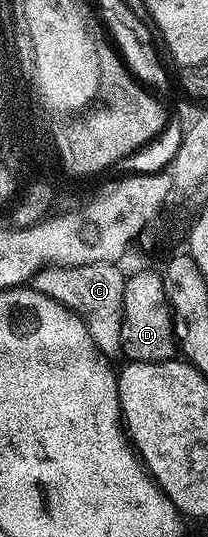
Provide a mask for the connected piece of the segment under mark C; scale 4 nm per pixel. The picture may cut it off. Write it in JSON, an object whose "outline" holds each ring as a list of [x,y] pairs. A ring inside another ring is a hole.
{"outline":[[[92,263],[70,267],[45,267],[31,280],[34,291],[43,293],[71,309],[87,325],[97,348],[110,361],[122,358],[123,352],[123,289],[126,272],[120,271],[117,263]]]}

